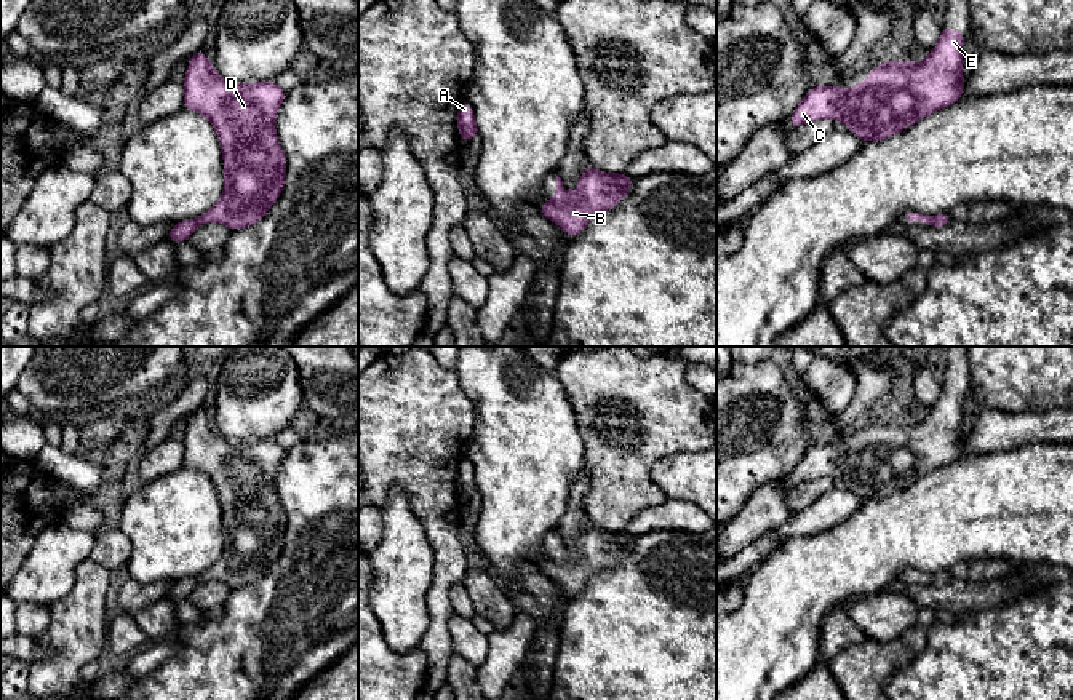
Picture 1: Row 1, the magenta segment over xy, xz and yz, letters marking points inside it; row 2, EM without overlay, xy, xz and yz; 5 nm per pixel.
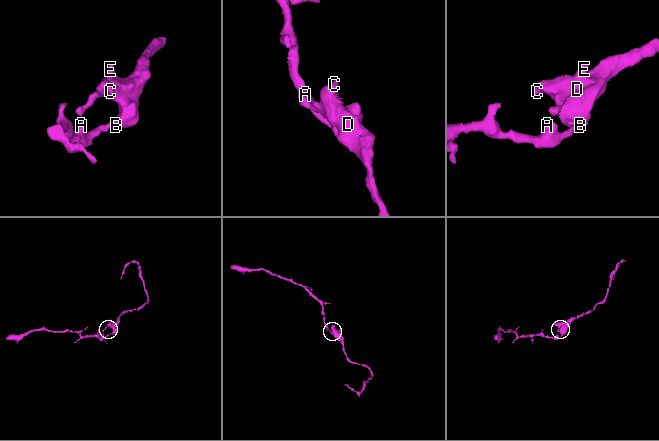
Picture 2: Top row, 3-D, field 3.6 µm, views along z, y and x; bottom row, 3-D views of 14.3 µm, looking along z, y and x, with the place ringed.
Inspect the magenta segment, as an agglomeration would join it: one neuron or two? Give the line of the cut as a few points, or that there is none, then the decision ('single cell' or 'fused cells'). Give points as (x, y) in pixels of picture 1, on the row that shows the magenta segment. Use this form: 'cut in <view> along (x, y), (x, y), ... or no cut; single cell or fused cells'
no cut; single cell

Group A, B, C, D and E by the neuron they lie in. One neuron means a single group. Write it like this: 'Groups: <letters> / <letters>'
Groups: A B C D E

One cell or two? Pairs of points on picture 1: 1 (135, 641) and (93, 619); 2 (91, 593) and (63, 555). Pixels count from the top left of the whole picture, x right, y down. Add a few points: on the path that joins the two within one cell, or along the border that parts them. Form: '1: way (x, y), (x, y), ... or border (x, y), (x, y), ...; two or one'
1: border (109, 620), (106, 646); two
2: border (88, 556), (77, 566), (74, 585), (53, 603); two

